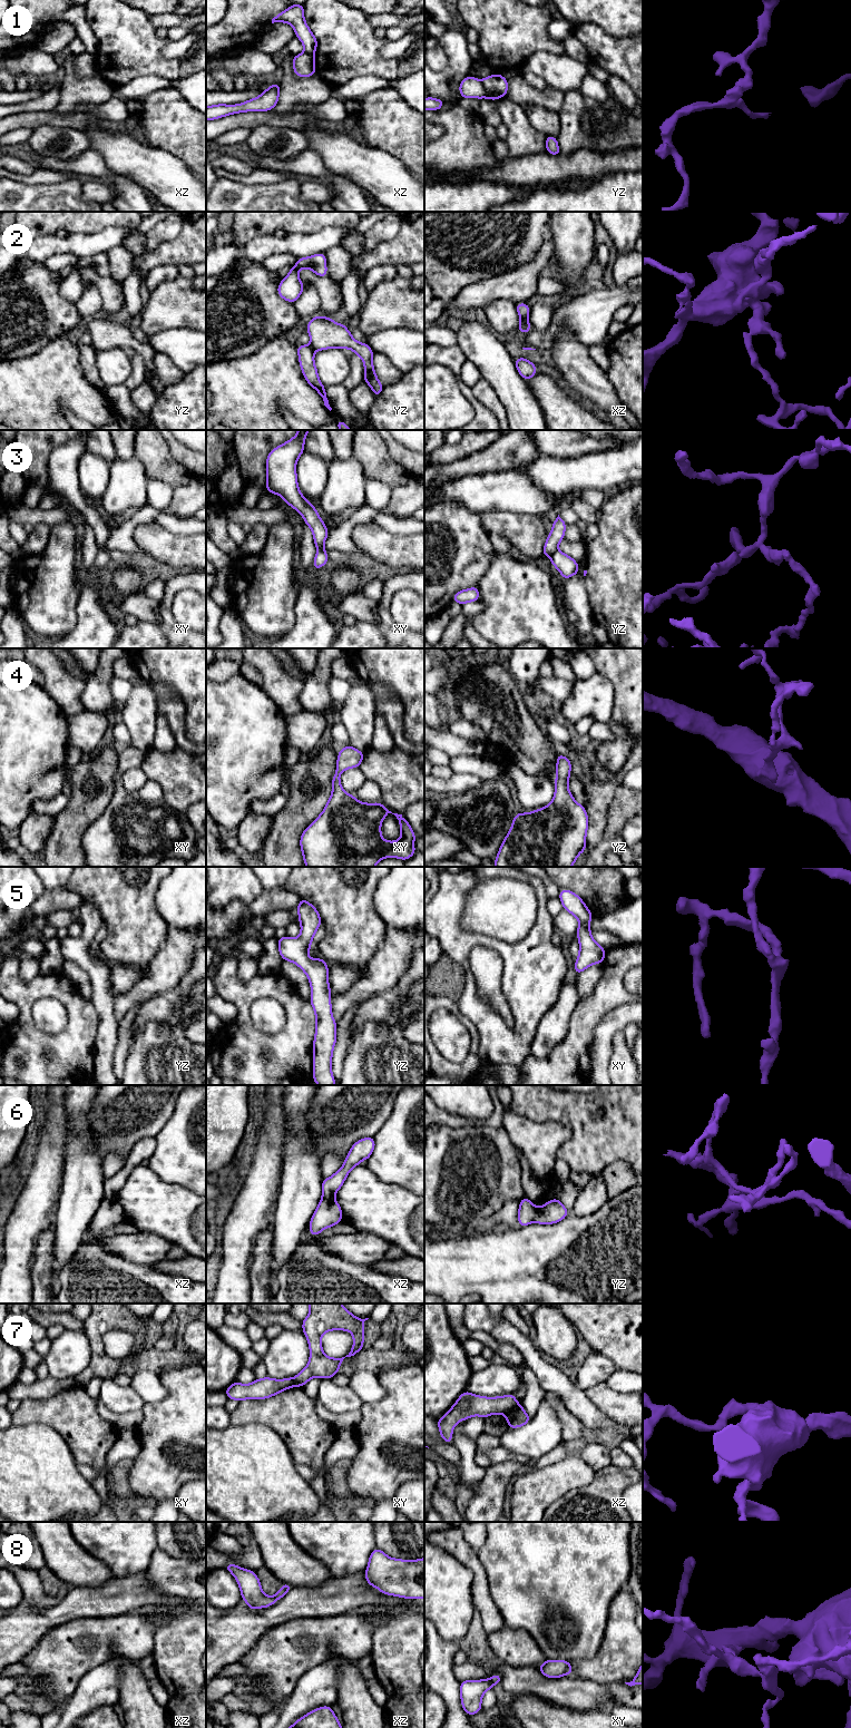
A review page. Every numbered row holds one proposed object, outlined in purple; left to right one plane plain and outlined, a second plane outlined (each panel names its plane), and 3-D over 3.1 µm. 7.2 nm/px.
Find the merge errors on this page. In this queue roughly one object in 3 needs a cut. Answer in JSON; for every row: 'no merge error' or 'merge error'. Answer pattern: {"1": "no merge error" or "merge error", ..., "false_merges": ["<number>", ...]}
{"1": "merge error", "2": "merge error", "3": "merge error", "4": "no merge error", "5": "no merge error", "6": "merge error", "7": "merge error", "8": "no merge error", "false_merges": ["1", "2", "3", "6", "7"]}

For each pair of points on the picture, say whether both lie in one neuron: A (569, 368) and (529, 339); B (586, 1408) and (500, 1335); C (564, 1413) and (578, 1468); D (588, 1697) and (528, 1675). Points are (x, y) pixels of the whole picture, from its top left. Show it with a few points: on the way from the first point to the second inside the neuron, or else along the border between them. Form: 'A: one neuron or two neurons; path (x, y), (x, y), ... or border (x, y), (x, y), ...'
A: two neurons; border (565, 328), (556, 335), (554, 344), (549, 349)
B: one neuron; path (565, 1389), (521, 1345)
C: two neurons; border (581, 1436), (565, 1442)
D: one neuron; path (574, 1691), (550, 1690), (543, 1687)

